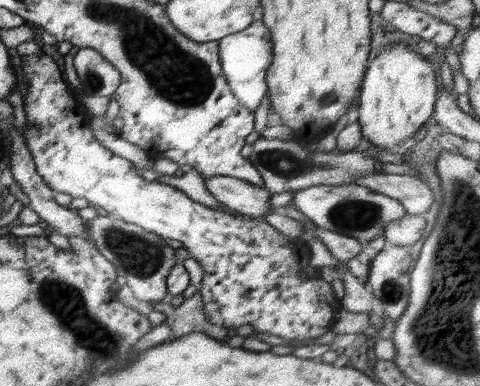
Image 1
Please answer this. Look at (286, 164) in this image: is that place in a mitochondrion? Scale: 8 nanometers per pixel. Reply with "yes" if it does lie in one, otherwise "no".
yes

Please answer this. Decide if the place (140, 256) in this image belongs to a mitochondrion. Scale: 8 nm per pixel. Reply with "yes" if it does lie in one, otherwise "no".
yes

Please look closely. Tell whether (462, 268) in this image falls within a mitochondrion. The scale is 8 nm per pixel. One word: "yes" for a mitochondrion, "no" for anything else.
yes

